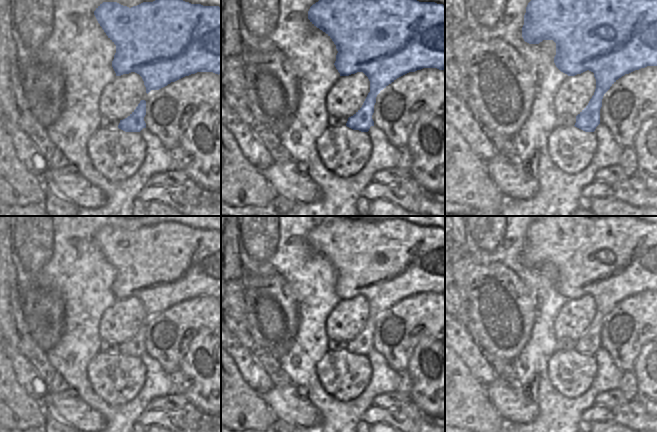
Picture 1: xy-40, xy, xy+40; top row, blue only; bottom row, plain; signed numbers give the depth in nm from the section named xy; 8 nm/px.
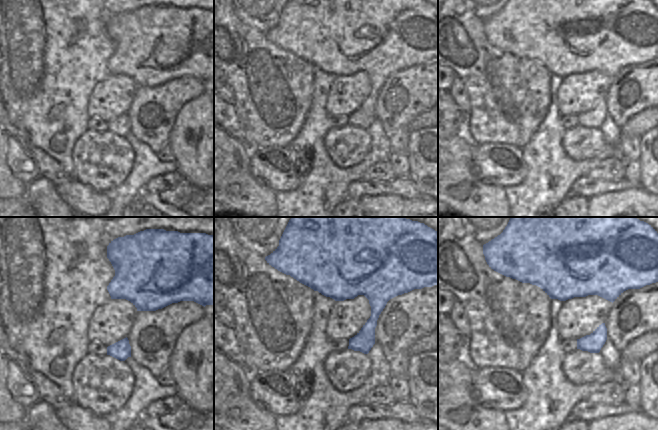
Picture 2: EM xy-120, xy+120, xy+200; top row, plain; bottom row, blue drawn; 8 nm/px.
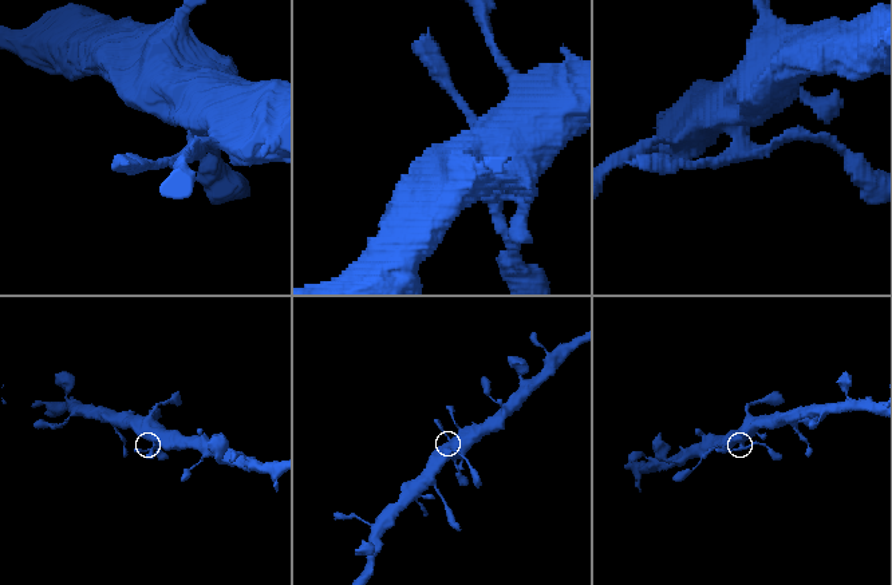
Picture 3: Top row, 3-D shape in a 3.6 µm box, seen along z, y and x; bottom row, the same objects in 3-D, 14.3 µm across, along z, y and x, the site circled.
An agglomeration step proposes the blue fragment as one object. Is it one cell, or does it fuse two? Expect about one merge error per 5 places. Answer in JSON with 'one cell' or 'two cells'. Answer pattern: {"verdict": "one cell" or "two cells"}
{"verdict": "two cells"}

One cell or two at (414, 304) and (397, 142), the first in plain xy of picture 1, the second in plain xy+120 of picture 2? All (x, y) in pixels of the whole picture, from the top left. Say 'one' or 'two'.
one

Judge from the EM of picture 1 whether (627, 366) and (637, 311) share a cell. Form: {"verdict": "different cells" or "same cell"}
{"verdict": "same cell"}

